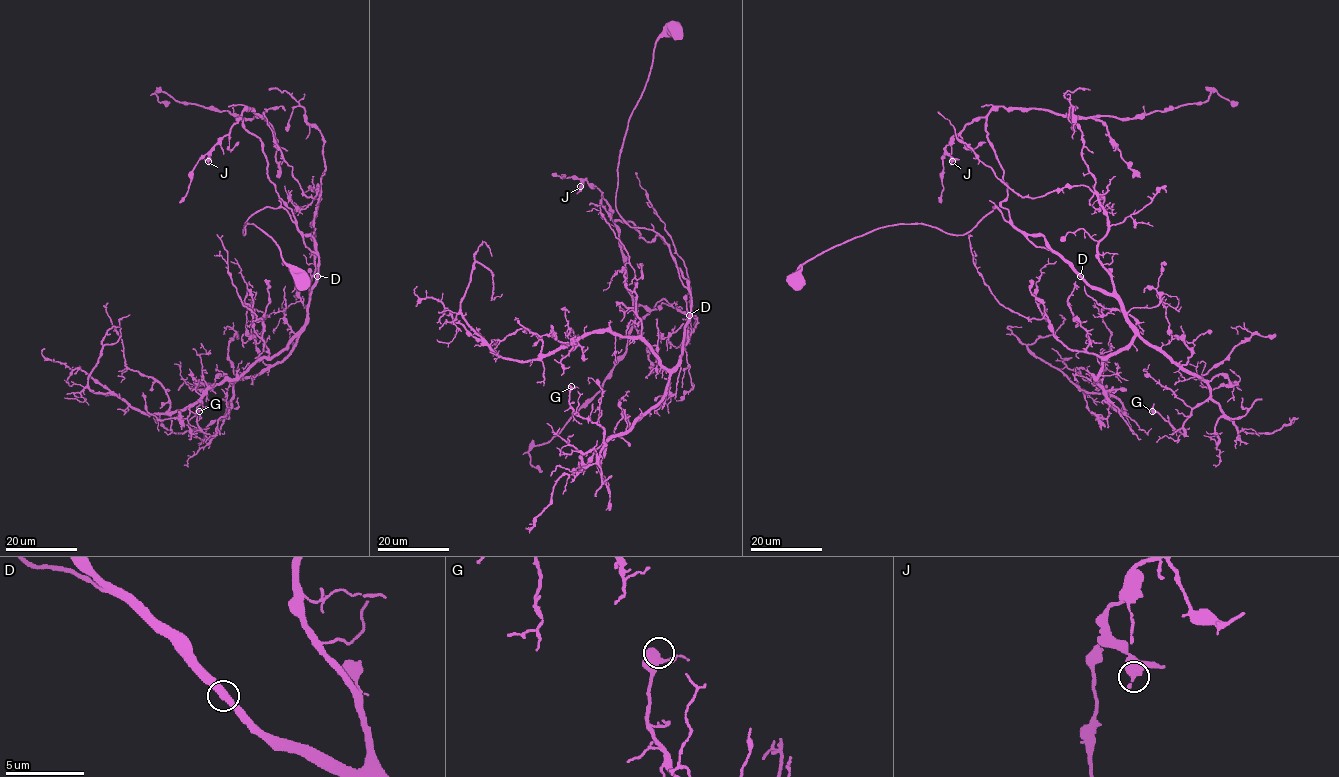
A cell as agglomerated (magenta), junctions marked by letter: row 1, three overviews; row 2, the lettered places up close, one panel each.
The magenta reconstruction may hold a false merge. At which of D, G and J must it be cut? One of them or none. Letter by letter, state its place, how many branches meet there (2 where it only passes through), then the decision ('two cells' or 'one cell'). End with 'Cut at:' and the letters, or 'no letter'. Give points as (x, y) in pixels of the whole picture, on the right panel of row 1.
D: at (1080, 276); 2 branches meet; one cell
G: at (1152, 411); 2 branches meet; one cell
J: at (952, 161); 2 branches meet; one cell
Cut at: no letter

